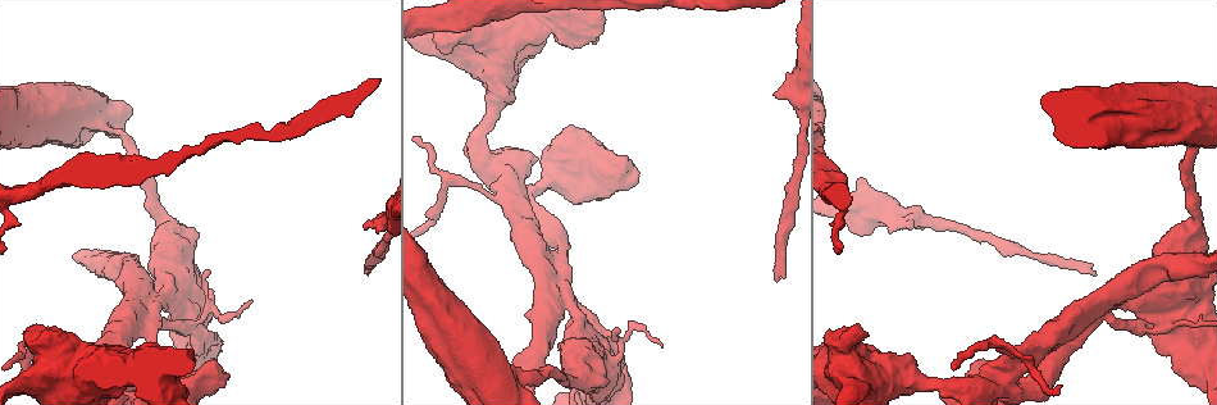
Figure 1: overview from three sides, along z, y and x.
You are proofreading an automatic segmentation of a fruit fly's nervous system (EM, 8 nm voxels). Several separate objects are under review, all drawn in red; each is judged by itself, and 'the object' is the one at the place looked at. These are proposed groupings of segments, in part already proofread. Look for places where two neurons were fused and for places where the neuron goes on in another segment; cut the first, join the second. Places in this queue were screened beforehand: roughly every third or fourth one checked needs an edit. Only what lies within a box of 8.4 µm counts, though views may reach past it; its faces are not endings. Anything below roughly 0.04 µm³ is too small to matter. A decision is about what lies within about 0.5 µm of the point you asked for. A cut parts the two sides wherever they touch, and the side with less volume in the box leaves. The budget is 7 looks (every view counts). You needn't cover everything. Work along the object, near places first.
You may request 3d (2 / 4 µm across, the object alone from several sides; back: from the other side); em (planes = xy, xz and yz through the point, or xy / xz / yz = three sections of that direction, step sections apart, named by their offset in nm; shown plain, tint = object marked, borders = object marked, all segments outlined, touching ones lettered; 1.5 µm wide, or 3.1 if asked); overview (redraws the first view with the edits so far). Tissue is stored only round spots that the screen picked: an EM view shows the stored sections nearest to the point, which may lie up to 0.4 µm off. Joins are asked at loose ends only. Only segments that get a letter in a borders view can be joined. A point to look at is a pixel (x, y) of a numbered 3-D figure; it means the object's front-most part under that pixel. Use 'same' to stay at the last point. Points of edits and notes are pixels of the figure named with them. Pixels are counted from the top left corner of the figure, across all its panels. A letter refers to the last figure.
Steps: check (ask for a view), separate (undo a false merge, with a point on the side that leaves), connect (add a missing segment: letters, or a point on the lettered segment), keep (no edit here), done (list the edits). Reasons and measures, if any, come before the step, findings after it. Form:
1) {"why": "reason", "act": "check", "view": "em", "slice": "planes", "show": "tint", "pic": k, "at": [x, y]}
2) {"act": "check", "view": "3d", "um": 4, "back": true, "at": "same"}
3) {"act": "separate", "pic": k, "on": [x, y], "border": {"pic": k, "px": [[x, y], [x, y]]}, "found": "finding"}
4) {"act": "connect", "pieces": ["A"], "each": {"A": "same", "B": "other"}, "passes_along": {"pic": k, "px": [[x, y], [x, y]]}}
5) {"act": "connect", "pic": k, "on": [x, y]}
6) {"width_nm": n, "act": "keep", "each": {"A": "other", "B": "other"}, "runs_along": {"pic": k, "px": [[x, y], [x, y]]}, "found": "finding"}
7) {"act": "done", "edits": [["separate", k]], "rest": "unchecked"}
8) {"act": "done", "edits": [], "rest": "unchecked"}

{"why": "end of a long branch", "act": "check", "view": "3d", "um": 4, "pic": 1, "at": [368, 272]}

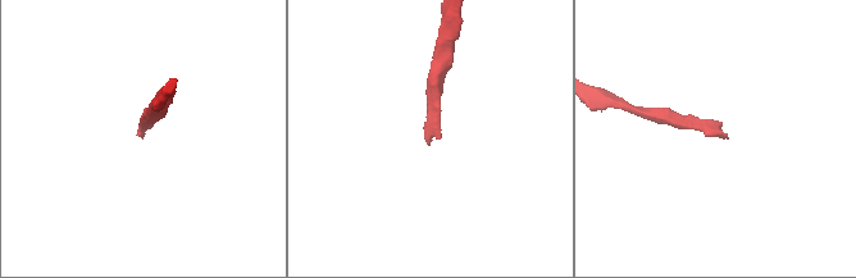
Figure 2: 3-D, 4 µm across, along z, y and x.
{"act": "check", "view": "em", "slice": "yz", "step": 4, "show": "borders", "pic": 2, "at": [142, 139]}

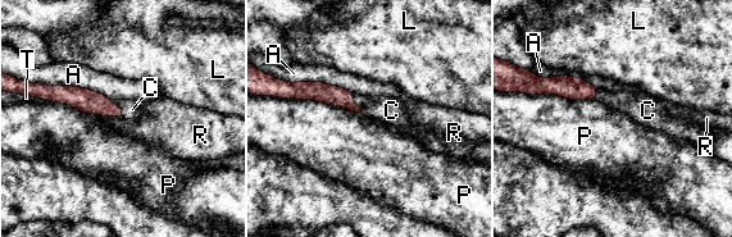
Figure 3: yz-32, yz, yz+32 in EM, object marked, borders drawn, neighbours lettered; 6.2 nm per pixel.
{"why": "cut it another way", "act": "check", "view": "em", "slice": "planes", "show": "borders", "at": "same"}

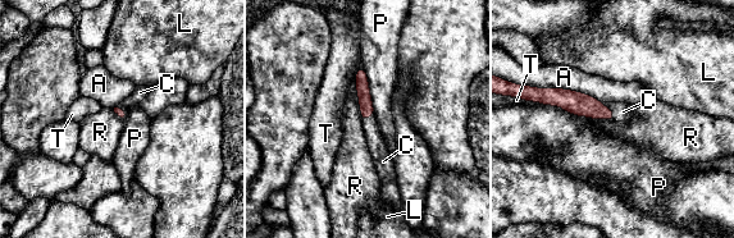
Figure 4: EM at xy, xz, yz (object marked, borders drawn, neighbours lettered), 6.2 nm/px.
{"act": "connect", "pieces": ["C"], "each": {"A": "other", "C": "same", "L": "other", "P": "other", "R": "other", "T": "other"}, "passes_along": {"pic": 4, "px": [[574, 103], [611, 110], [623, 111]]}, "found": "the neuron continues"}

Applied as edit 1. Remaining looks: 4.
{"why": "redraw", "act": "check", "view": "overview"}

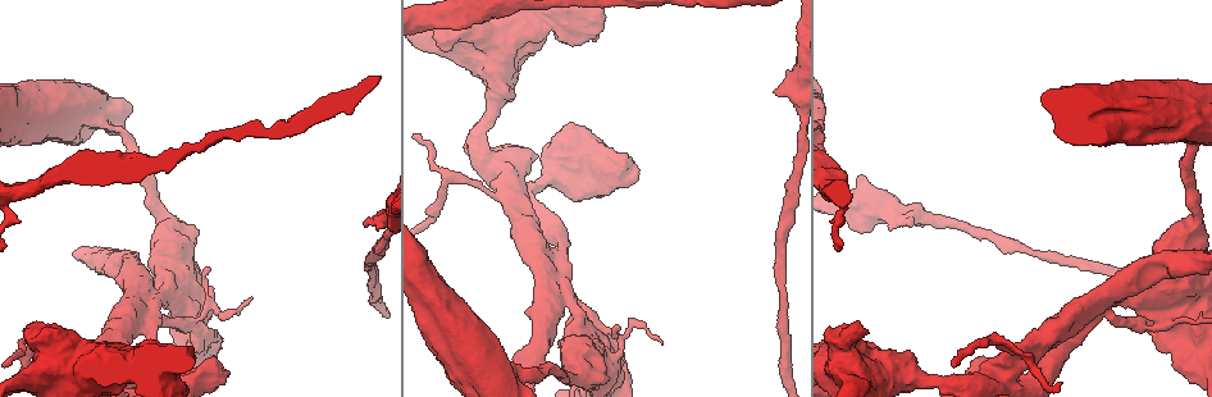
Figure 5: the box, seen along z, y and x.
{"why": "stops while still wide", "act": "check", "view": "em", "slice": "planes", "show": "plain", "pic": 5, "at": [773, 92]}

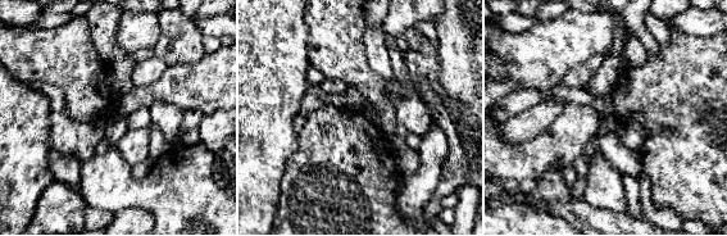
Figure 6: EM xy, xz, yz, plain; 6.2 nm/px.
{"why": "with the object marked", "act": "check", "view": "em", "slice": "planes", "show": "tint", "at": "same"}

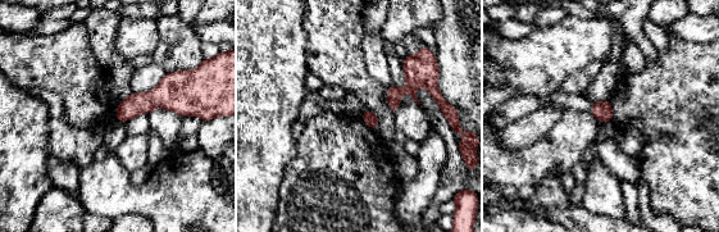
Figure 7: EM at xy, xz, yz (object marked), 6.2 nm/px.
{"act": "check", "view": "em", "slice": "planes", "show": "borders", "at": "same"}

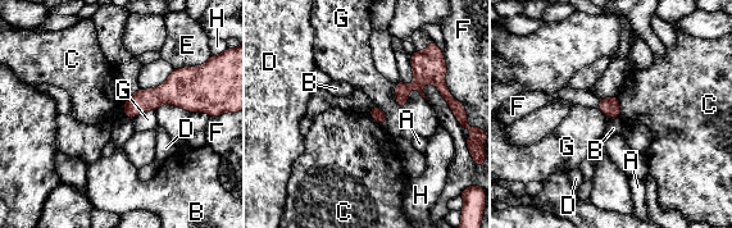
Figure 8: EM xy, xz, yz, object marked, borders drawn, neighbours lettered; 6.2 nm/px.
{"act": "keep", "each": {"A": "other", "B": "other", "C": "other", "D": "other", "E": "other", "F": "other", "G": "other", "H": "other"}, "border": {"pic": 8, "px": [[617, 96], [621, 117]]}, "found": "no lettered segment goes on from it"}

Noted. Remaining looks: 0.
{"act": "done", "edits": [["connect", 4]], "rest": "unchecked"}

